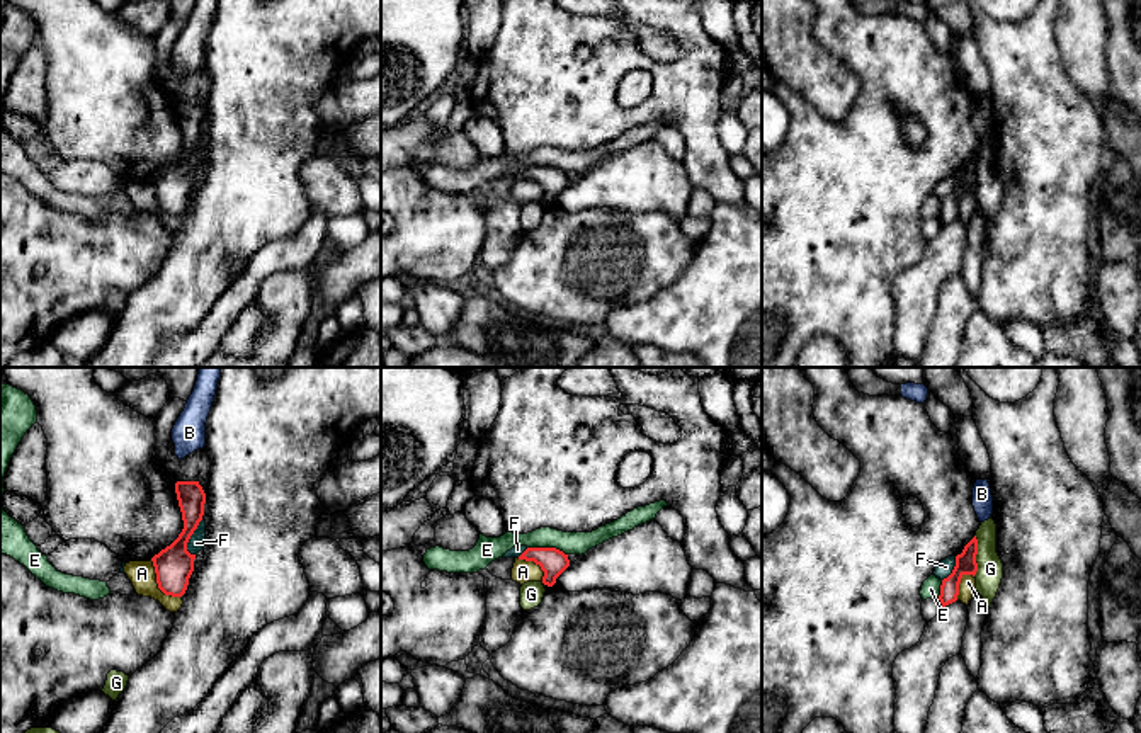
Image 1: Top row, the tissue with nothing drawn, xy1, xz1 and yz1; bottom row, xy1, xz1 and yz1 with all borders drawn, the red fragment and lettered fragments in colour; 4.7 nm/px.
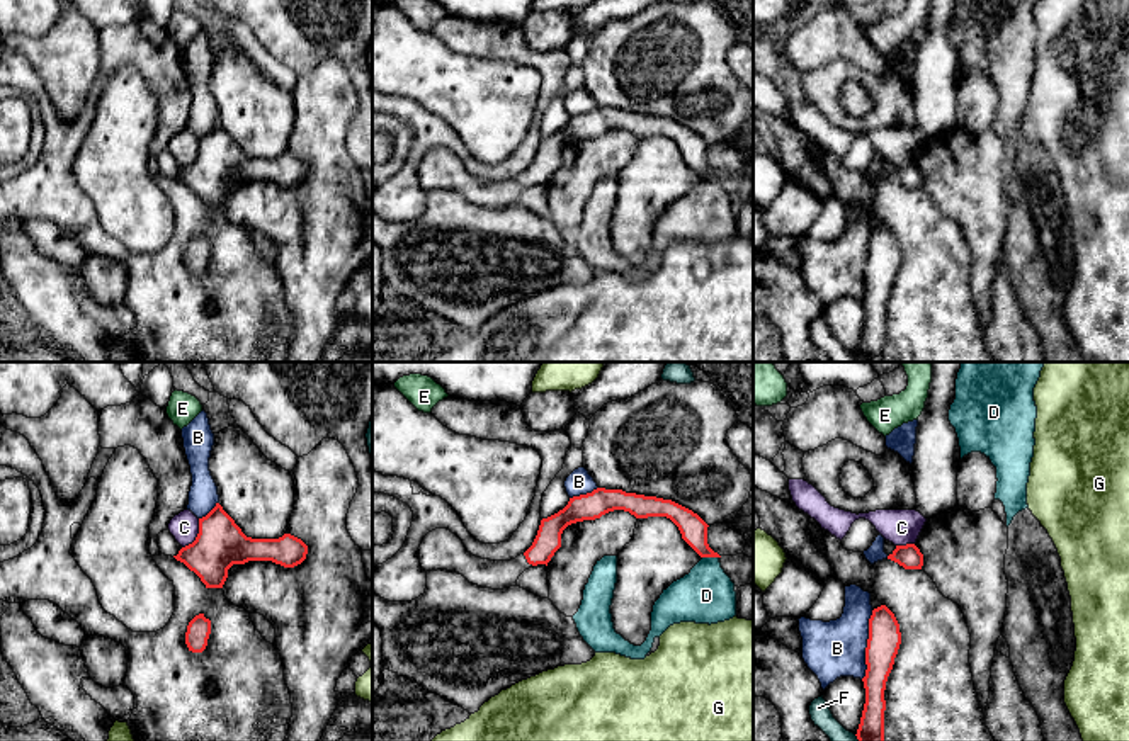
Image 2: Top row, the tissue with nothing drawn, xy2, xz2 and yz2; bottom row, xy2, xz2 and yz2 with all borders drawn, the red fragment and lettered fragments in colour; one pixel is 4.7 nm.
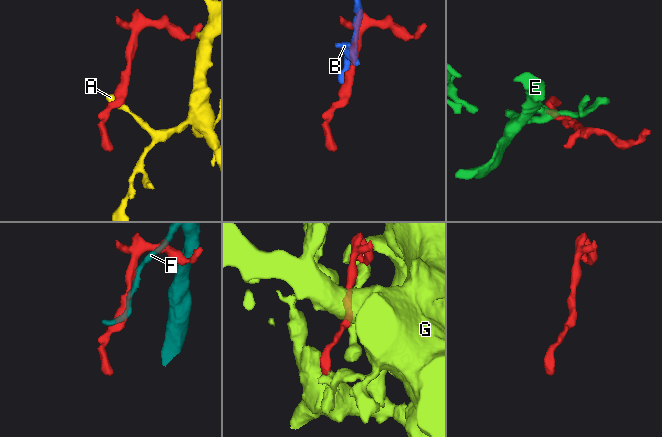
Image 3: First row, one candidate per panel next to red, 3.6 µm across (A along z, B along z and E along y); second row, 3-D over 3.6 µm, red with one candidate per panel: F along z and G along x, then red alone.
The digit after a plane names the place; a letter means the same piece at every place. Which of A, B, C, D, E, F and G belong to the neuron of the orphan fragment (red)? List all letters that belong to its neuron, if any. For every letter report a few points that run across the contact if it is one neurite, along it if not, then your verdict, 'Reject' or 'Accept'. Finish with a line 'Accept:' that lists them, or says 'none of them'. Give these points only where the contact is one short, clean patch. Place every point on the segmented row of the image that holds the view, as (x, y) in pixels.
A: Line: xy1 (150, 560), (157, 585), (165, 594), (181, 597). Reject
B: Reject
C: Line: xy2 (199, 519), (198, 536), (182, 548). Reject
D: Line: xz2 (703, 556), (718, 558). Reject
E: Reject
F: Line: xy1 (203, 514), (187, 543), (191, 555). Reject
G: Reject
Accept: none of them

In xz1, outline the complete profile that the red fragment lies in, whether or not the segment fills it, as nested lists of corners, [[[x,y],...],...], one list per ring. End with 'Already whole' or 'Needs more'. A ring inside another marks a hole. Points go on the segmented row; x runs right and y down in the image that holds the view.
[[[527,548],[519,560],[534,561],[544,571],[542,583],[553,587],[556,578],[570,566],[568,554],[556,548]]]. Already whole

